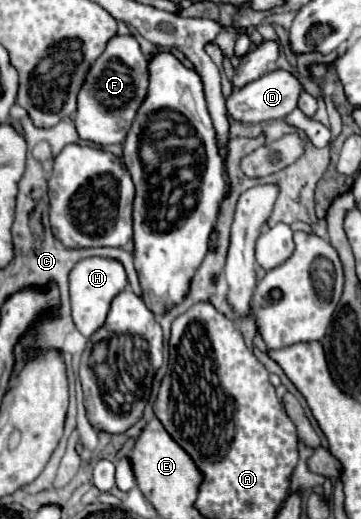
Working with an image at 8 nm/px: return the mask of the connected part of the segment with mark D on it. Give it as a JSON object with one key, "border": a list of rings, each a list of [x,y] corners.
{"border":[[[272,70],[264,74],[262,78],[250,82],[248,86],[234,90],[230,98],[226,100],[226,108],[228,108],[228,114],[238,122],[256,124],[256,122],[266,122],[266,120],[278,120],[278,118],[288,116],[296,108],[300,90],[302,90],[302,84],[290,72]]]}

